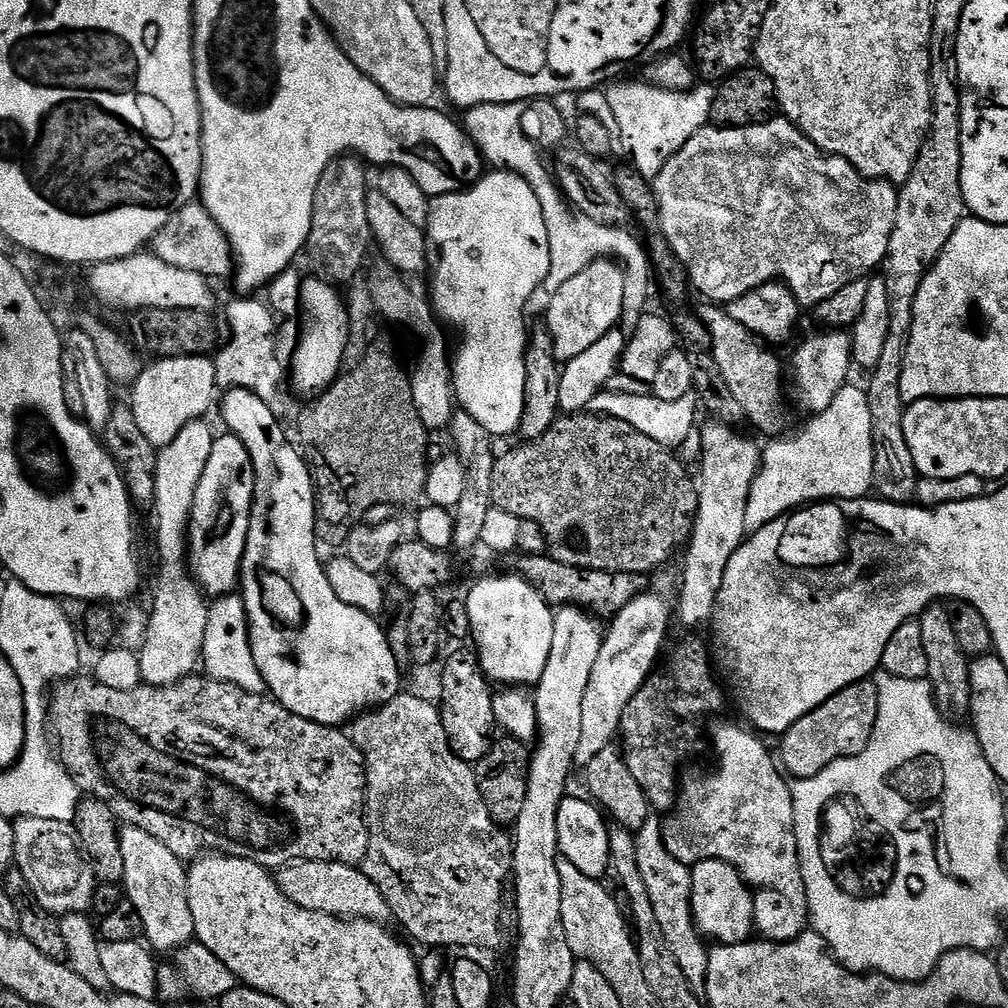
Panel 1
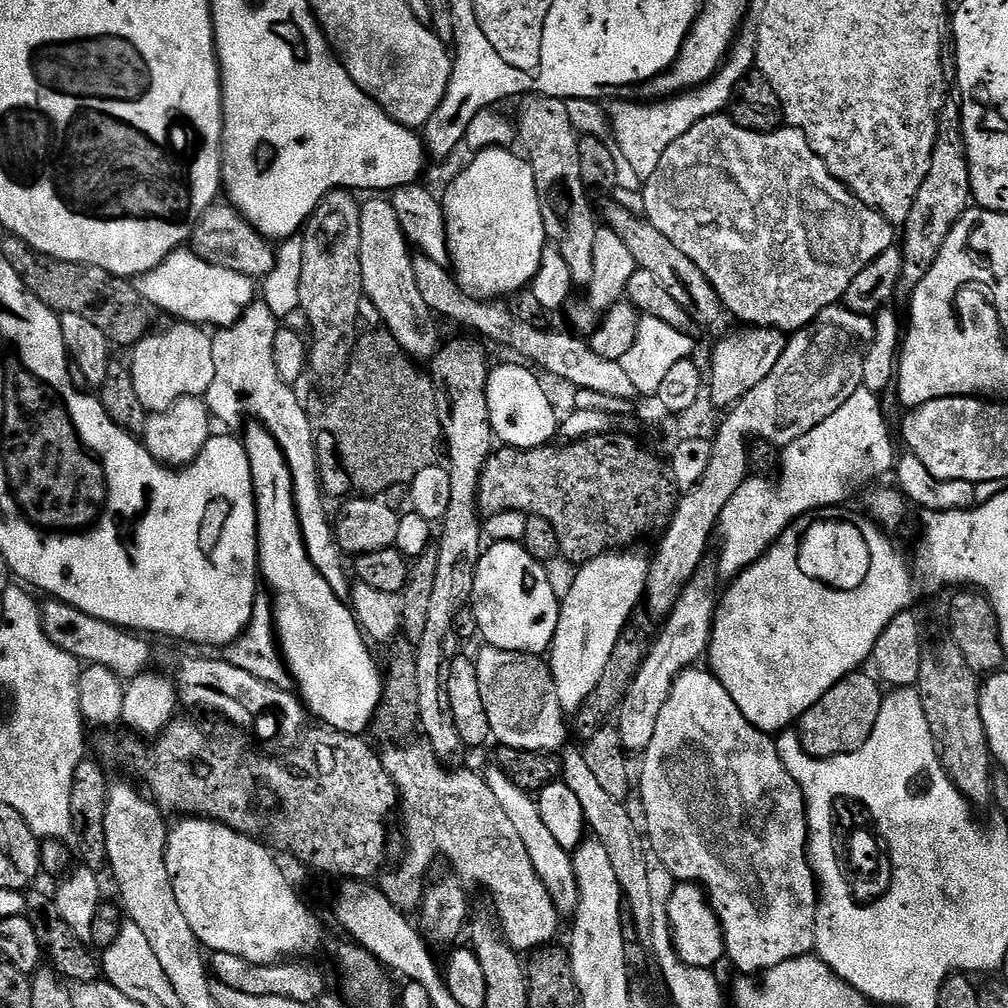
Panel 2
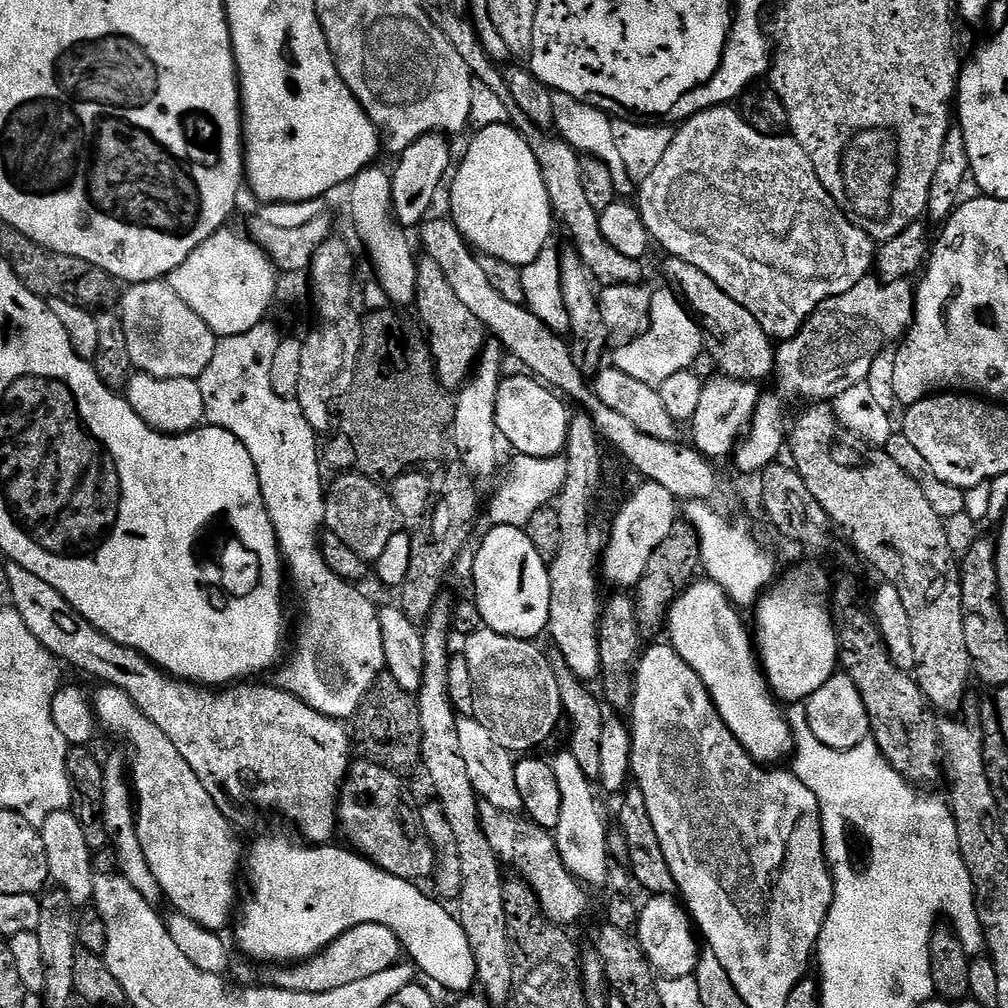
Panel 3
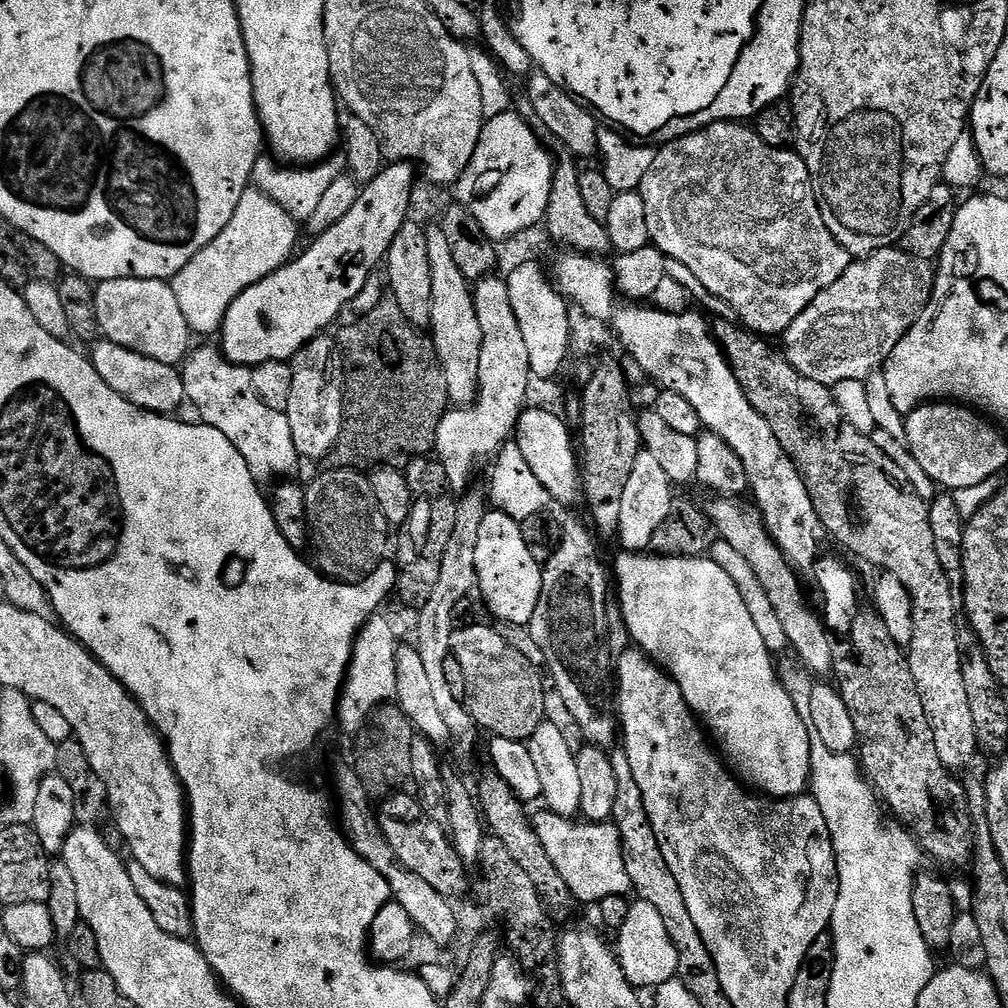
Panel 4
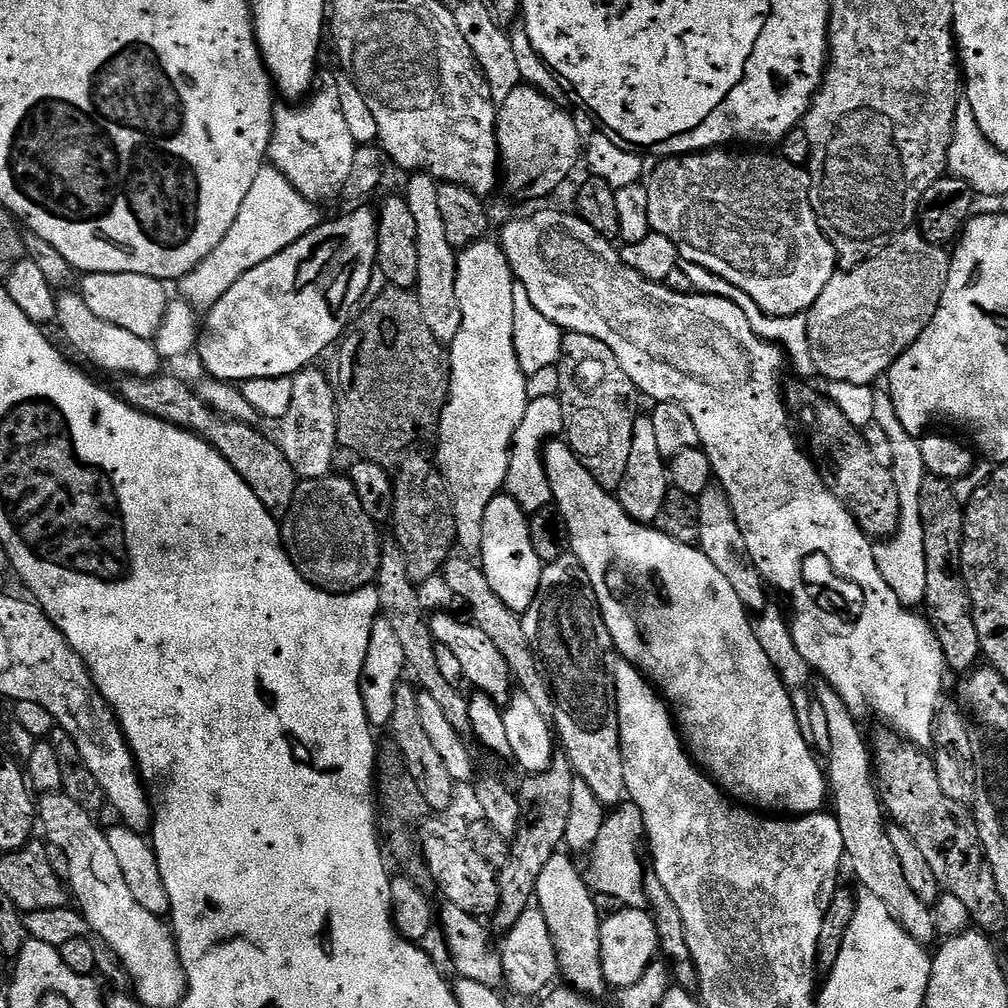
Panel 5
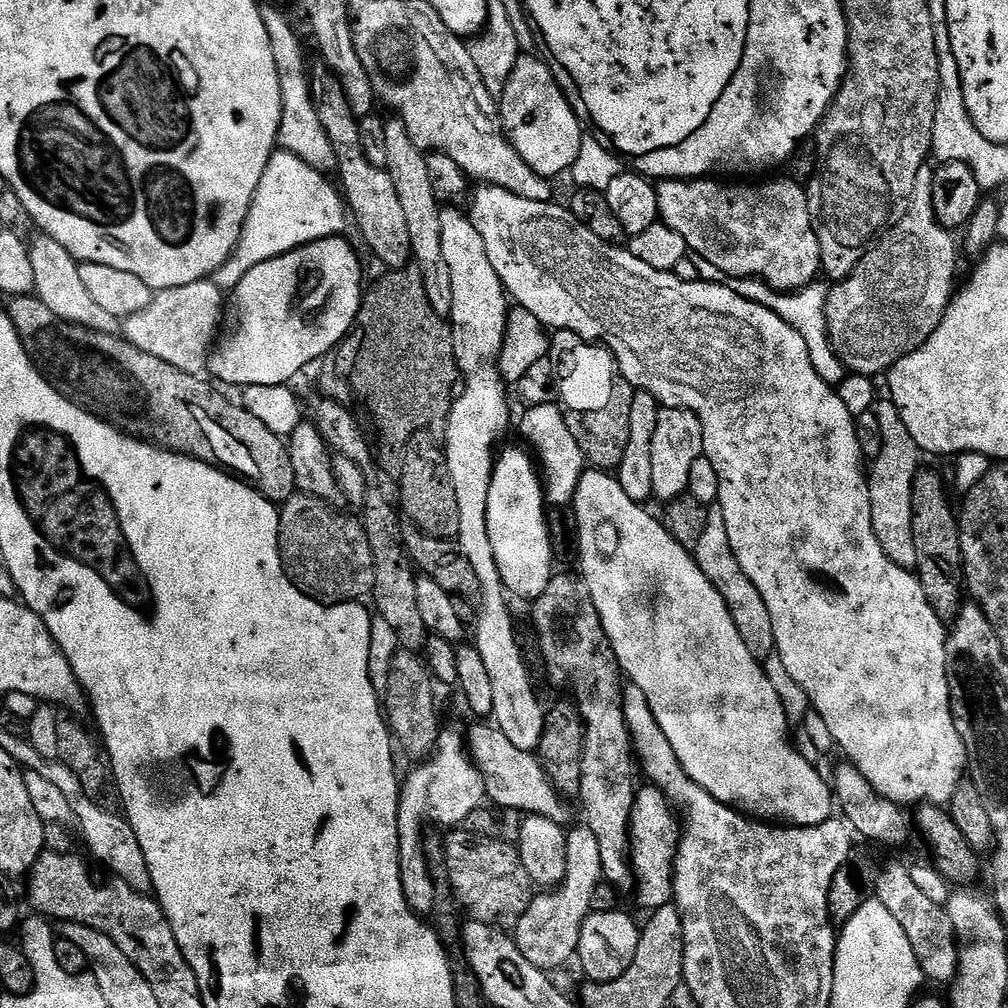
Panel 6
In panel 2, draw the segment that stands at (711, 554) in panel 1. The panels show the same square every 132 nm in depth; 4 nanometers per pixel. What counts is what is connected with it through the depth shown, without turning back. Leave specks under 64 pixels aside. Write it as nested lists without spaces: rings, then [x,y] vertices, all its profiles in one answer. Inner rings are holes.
[[[715,571],[712,572],[697,572],[695,578],[684,587],[678,602],[663,621],[665,624],[660,637],[657,640],[655,637],[651,641],[648,656],[642,662],[638,674],[632,679],[627,694],[624,695],[618,709],[620,721],[615,721],[614,726],[620,732],[625,753],[643,754],[646,746],[650,746],[658,714],[662,714],[662,706],[666,706],[666,698],[670,698],[670,690],[677,677],[684,669],[693,667],[699,661],[696,660],[699,656],[701,659],[707,653],[708,643],[712,637],[712,618],[716,614],[718,603],[718,576]]]

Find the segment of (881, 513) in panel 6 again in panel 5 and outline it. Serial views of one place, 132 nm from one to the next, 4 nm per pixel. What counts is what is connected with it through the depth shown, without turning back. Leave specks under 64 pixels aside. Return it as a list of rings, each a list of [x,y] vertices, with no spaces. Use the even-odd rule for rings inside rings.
[[[877,391],[874,398],[874,422],[882,426],[882,430],[886,430],[886,438],[890,438],[892,451],[890,467],[894,486],[898,486],[898,506],[900,507],[900,525],[895,533],[872,545],[874,562],[878,562],[878,570],[882,578],[886,578],[886,586],[890,586],[894,594],[898,594],[898,598],[905,606],[920,606],[926,598],[926,550],[920,517],[922,482],[926,478],[926,469],[922,462],[920,440],[909,434],[906,426],[902,426],[902,422],[898,422],[898,410],[894,410],[894,402],[887,391]]]

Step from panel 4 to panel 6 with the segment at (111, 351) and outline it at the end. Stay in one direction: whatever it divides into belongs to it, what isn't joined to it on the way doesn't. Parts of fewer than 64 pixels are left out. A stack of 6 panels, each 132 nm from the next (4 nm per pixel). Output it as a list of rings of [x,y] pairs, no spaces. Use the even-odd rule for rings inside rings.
[[[36,234],[28,244],[28,254],[30,266],[34,268],[34,286],[36,287],[34,294],[42,302],[46,302],[46,306],[50,306],[50,310],[54,310],[58,318],[110,336],[115,336],[121,331],[122,324],[118,317],[102,310],[102,306],[96,305],[94,298],[90,298],[80,277],[78,261],[61,244],[54,242],[54,238]]]

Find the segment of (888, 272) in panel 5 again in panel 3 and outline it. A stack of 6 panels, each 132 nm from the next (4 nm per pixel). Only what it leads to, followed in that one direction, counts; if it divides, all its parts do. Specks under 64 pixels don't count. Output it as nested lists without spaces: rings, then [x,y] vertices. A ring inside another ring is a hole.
[[[875,275],[863,276],[846,294],[838,294],[822,302],[788,340],[776,348],[774,381],[788,396],[801,396],[804,402],[828,402],[842,390],[863,384],[870,374],[870,366],[880,352],[889,347],[891,340],[899,341],[912,327],[912,317],[916,311],[914,288],[907,279],[881,282]]]

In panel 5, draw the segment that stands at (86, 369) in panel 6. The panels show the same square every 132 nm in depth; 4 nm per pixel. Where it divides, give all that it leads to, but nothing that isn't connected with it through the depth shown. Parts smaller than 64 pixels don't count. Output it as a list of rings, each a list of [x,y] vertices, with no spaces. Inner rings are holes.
[[[157,374],[151,378],[125,376],[119,381],[118,395],[130,407],[139,408],[147,416],[156,416],[158,419],[167,422],[167,424],[175,424],[177,428],[186,428],[189,432],[195,432],[196,435],[204,437],[212,447],[217,448],[224,455],[226,462],[230,462],[230,466],[242,477],[246,482],[246,486],[250,486],[250,490],[254,490],[254,494],[260,499],[262,506],[266,506],[266,510],[270,515],[282,518],[290,512],[294,502],[298,477],[294,466],[290,466],[290,462],[286,462],[286,454],[282,454],[279,443],[273,437],[271,440],[270,437],[263,436],[252,424],[244,424],[240,420],[229,420],[227,416],[221,416],[213,408],[208,407],[204,399],[193,389],[191,392],[178,377],[164,375]]]

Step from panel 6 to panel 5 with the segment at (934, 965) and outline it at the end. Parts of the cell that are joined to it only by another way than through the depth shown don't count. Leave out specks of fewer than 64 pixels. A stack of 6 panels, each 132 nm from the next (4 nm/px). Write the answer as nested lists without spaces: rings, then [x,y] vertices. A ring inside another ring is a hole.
[[[820,682],[817,683],[816,696],[814,692],[815,703],[822,706],[822,711],[826,714],[826,724],[830,726],[830,746],[827,749],[828,764],[826,760],[826,779],[830,789],[830,808],[838,822],[838,830],[842,830],[842,842],[844,843],[844,855],[847,863],[852,863],[852,872],[856,875],[858,883],[864,887],[863,891],[867,895],[878,898],[889,910],[892,917],[895,918],[922,946],[928,946],[932,939],[937,939],[936,918],[933,909],[914,890],[910,890],[910,885],[906,883],[906,877],[902,875],[902,862],[898,862],[898,854],[894,854],[894,842],[890,842],[888,833],[889,825],[886,823],[886,813],[882,803],[881,793],[878,791],[877,781],[874,779],[874,756],[870,751],[870,744],[864,741],[864,736],[860,733],[857,717],[850,714],[846,702],[842,702],[839,694],[833,690],[830,685]]]

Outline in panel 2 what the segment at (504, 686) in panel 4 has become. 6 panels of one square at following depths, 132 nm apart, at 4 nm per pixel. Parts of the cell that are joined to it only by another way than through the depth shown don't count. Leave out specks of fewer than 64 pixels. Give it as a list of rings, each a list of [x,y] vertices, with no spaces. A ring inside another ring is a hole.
[[[487,646],[475,653],[478,670],[478,687],[482,689],[482,703],[486,705],[486,718],[490,718],[490,730],[497,745],[517,748],[519,752],[543,752],[556,754],[570,736],[570,728],[564,725],[566,714],[558,702],[558,690],[554,690],[554,678],[549,661],[534,652],[498,650]]]

